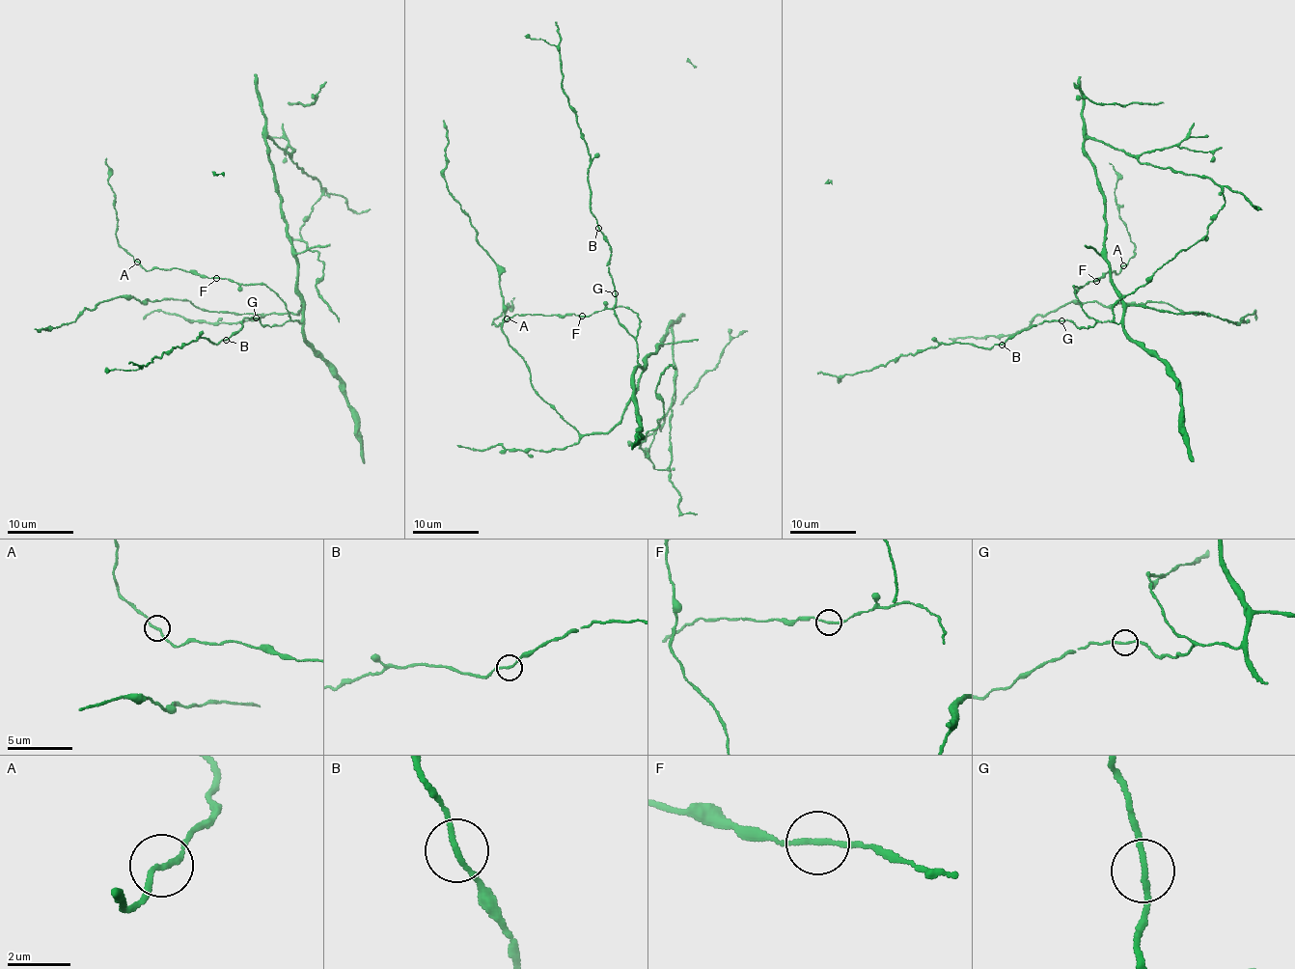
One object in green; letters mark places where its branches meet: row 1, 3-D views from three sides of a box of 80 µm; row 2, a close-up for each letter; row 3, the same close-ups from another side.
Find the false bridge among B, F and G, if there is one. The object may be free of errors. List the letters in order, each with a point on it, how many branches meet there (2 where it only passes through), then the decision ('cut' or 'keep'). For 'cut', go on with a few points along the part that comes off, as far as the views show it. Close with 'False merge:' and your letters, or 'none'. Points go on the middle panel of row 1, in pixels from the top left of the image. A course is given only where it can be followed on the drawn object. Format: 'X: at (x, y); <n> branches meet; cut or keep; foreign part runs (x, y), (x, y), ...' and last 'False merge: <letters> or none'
B: at (598, 228); 2 branches meet; keep
F: at (582, 316); 2 branches meet; keep
G: at (615, 293); 2 branches meet; keep
False merge: none

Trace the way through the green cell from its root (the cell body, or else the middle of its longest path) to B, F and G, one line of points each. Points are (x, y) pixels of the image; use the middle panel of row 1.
B: (652, 352), (641, 366), (636, 340), (619, 321), (614, 309), (615, 286), (608, 267), (610, 246), (598, 228)
F: (652, 352), (647, 355), (644, 366), (641, 366), (636, 342), (640, 318), (628, 308), (605, 308), (582, 317)
G: (652, 352), (647, 355), (644, 366), (641, 366), (636, 340), (619, 321), (615, 312), (615, 293)

